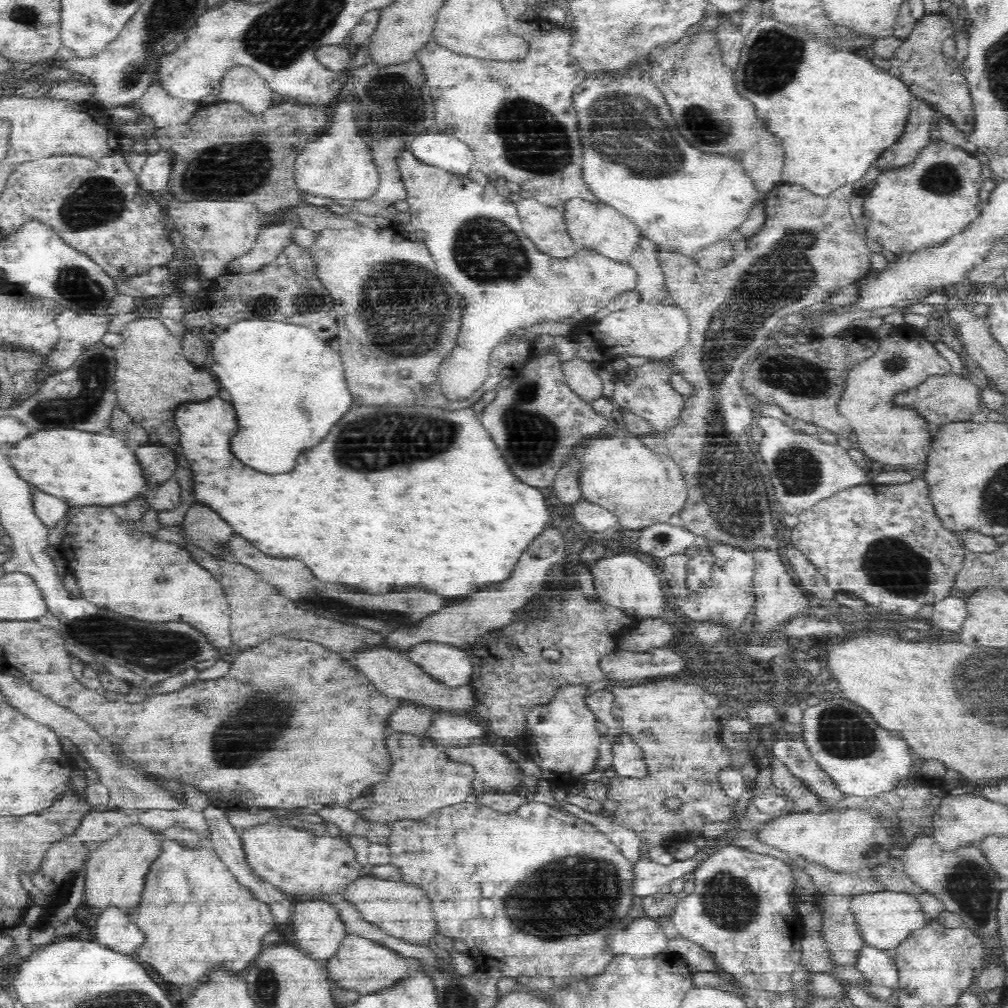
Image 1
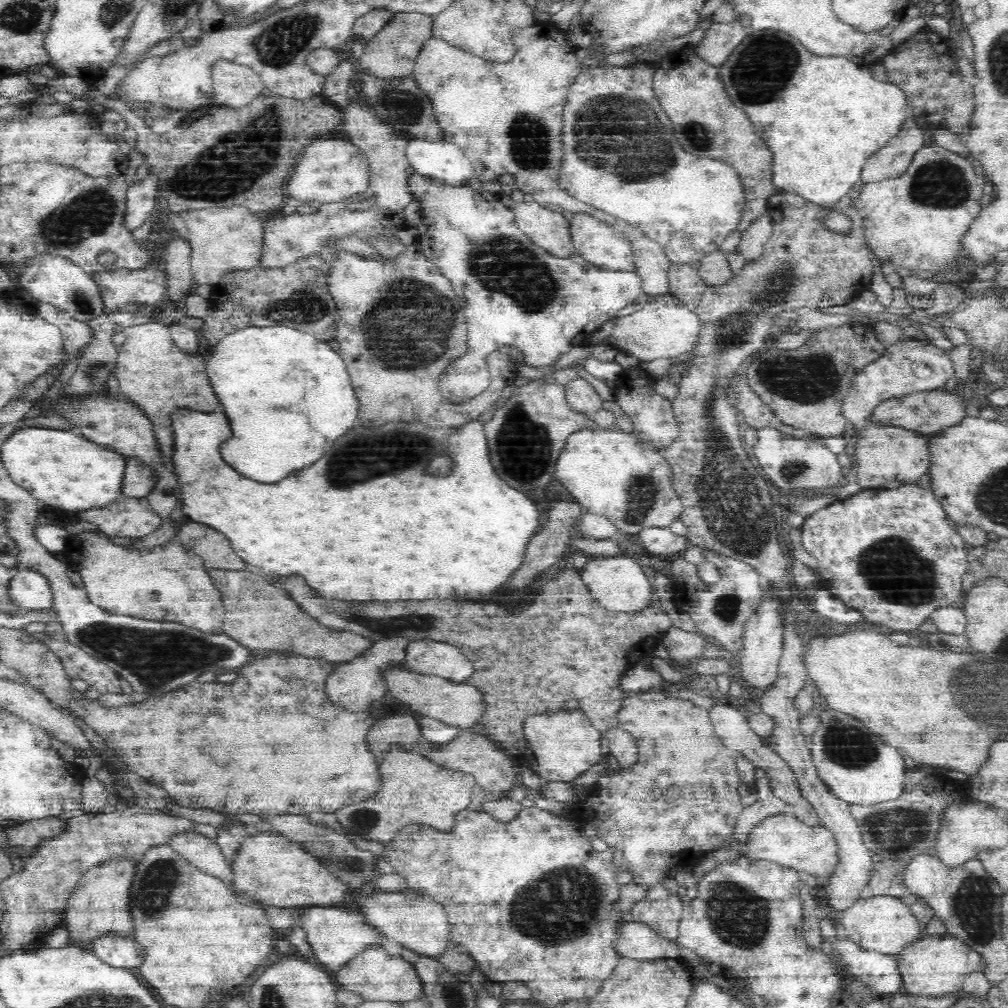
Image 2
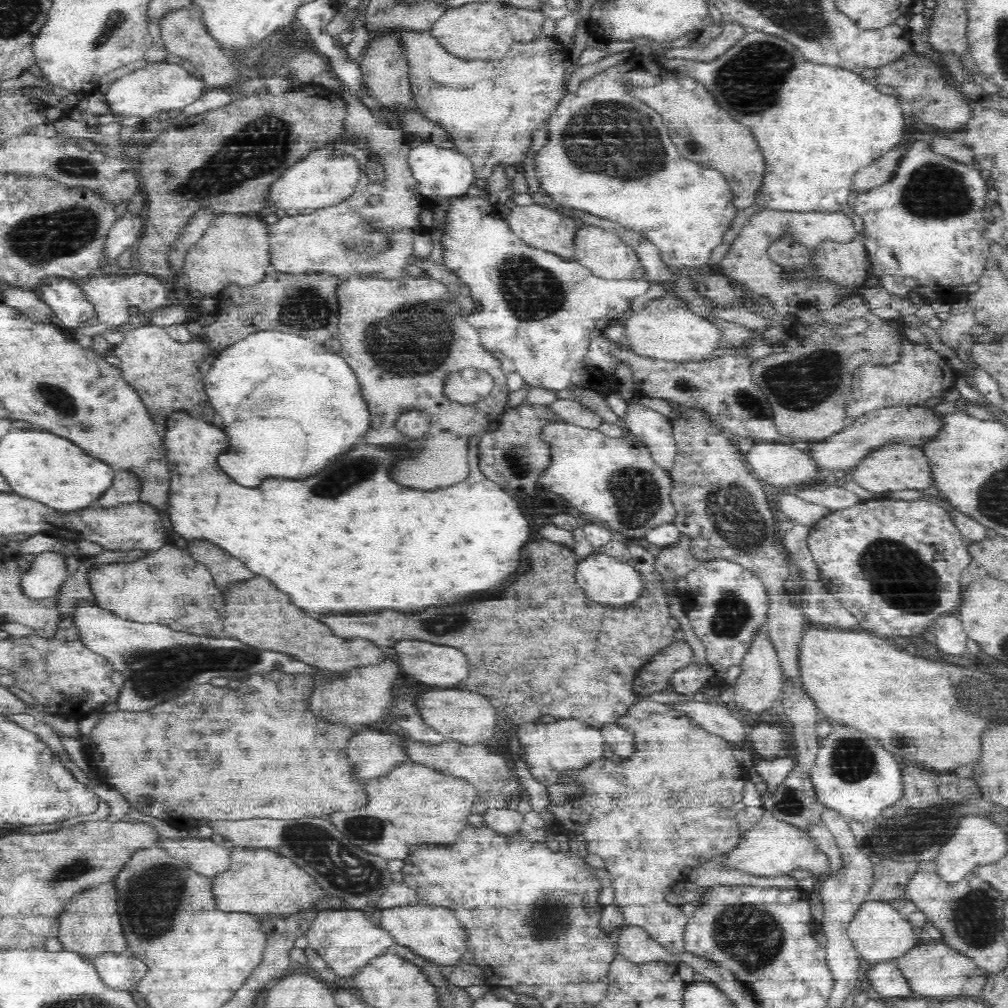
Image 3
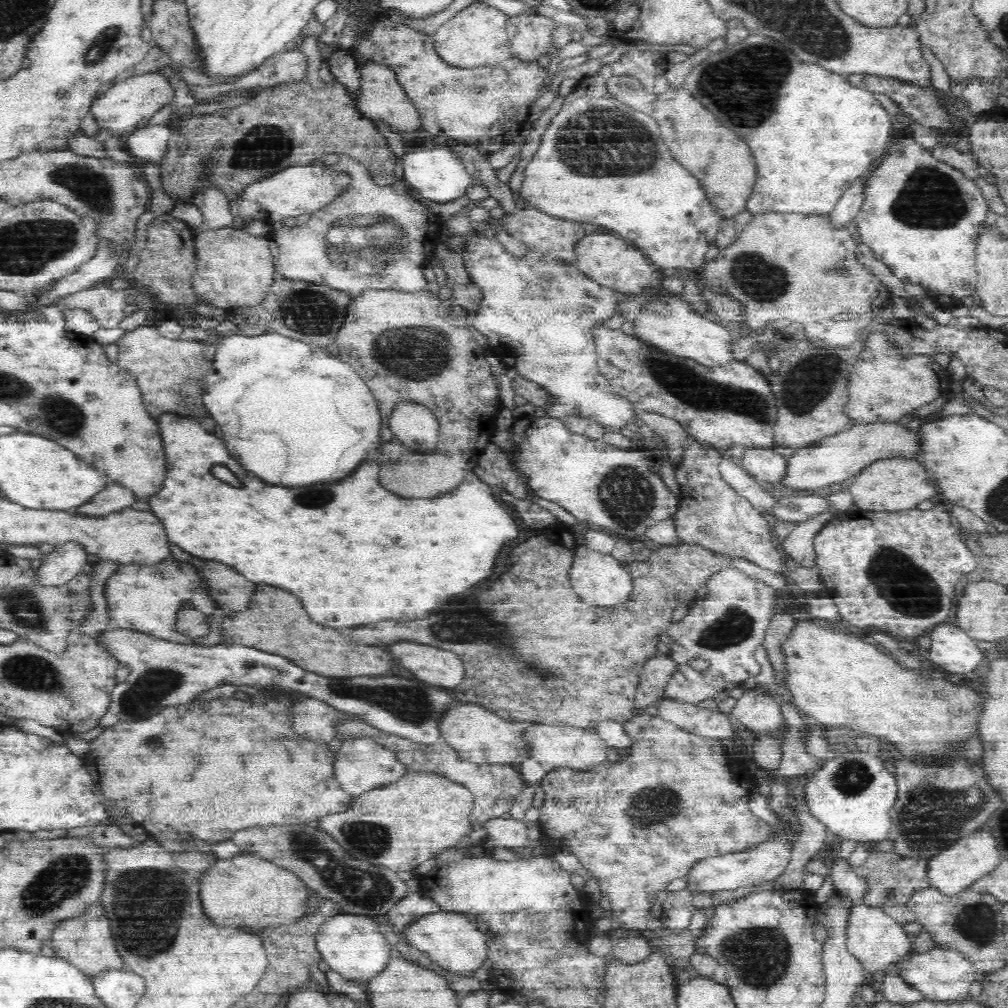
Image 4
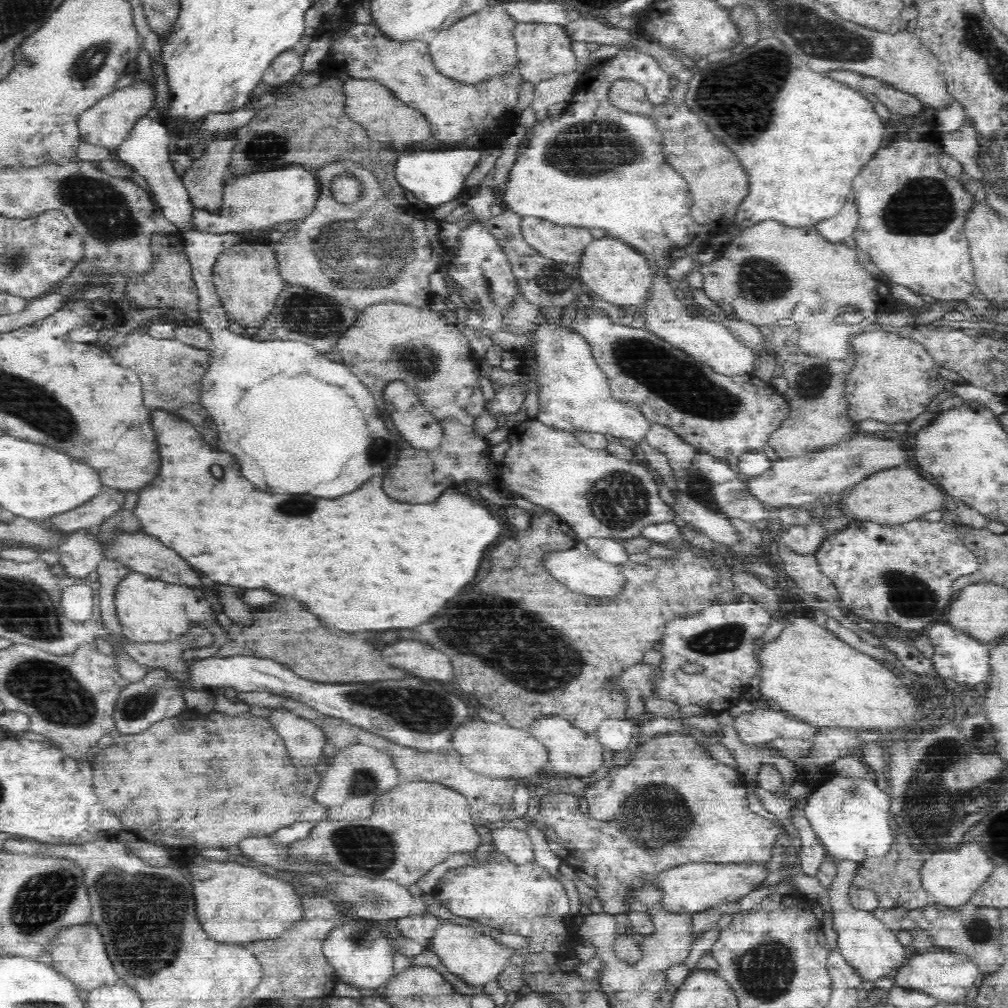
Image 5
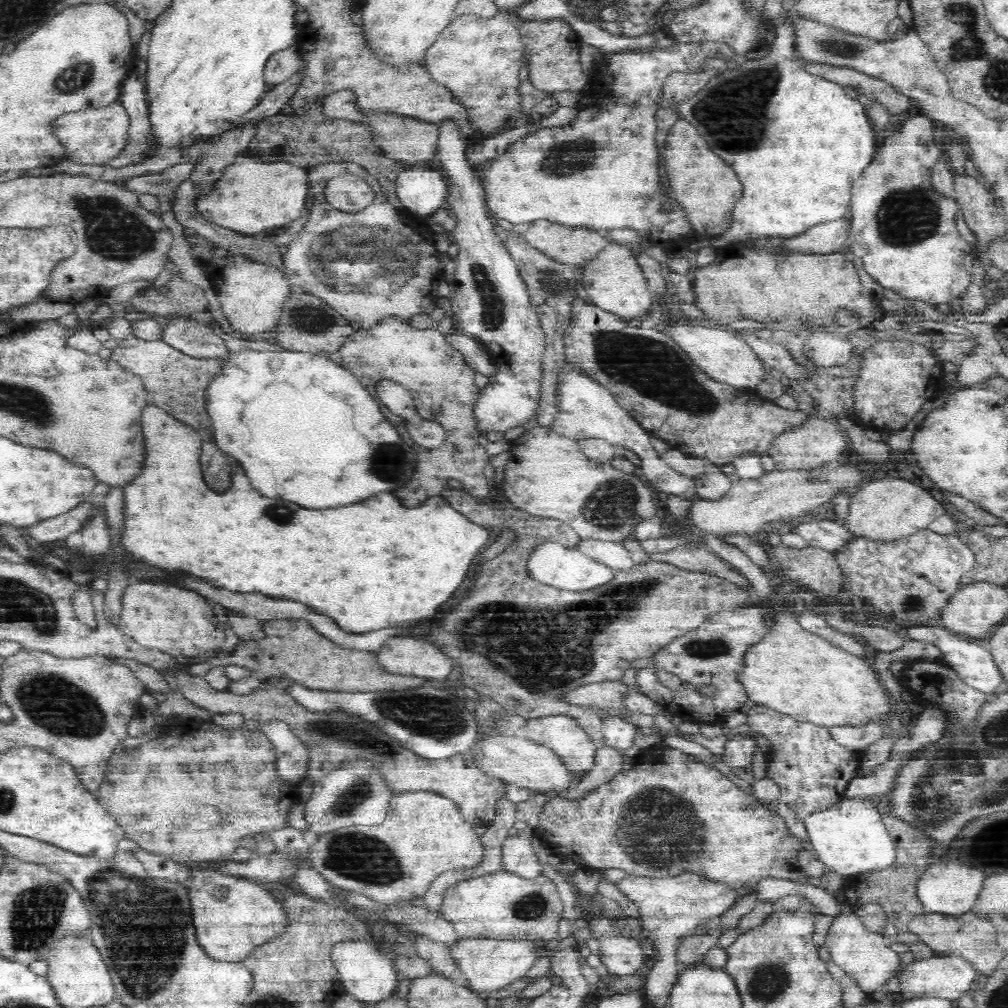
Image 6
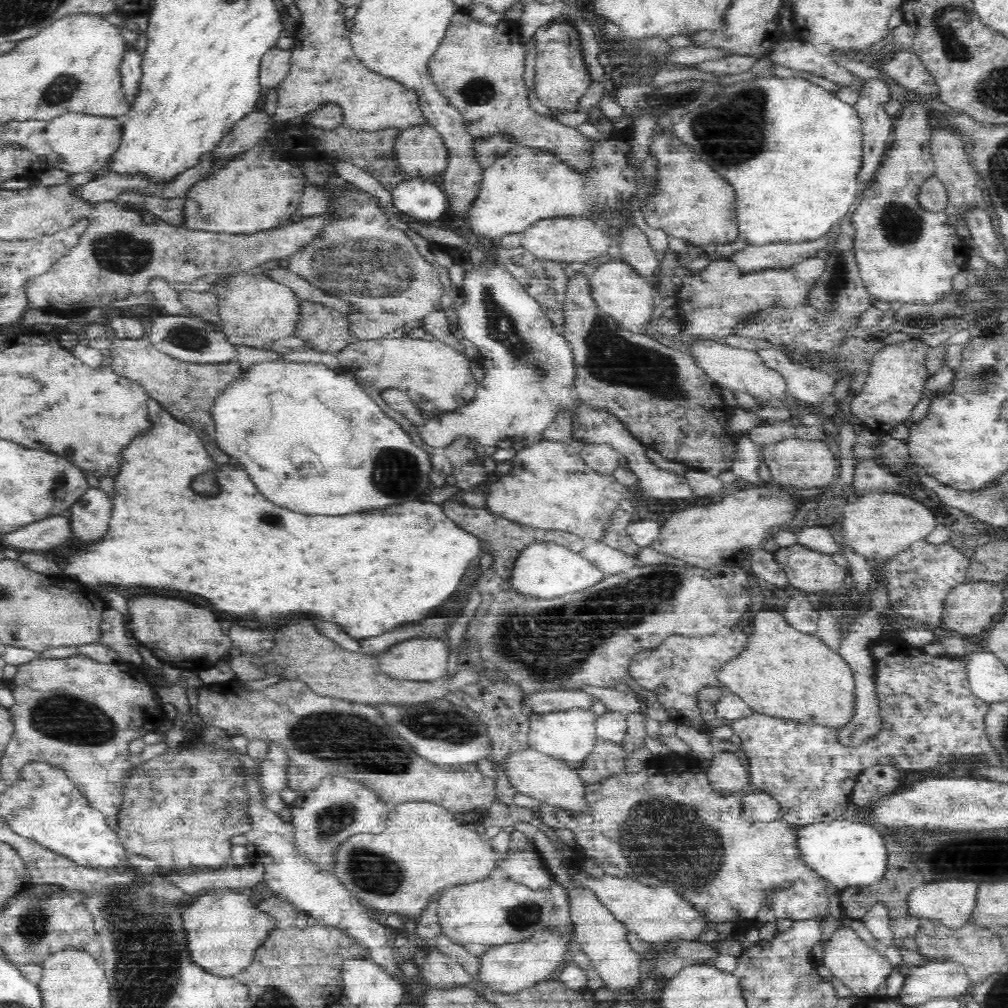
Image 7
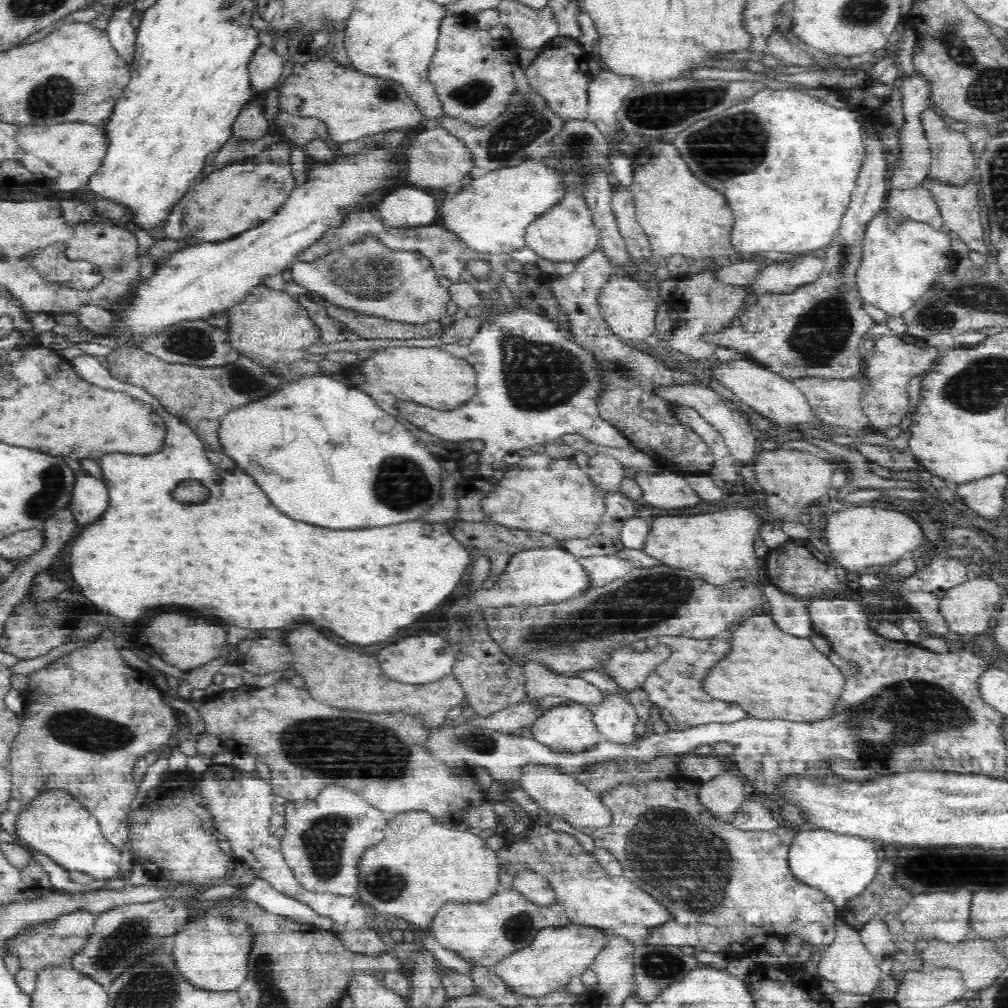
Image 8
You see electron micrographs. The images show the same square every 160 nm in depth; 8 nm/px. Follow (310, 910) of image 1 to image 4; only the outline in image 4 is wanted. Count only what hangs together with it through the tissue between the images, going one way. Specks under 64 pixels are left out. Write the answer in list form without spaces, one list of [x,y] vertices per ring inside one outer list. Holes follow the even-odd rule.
[[[337,912],[320,925],[314,942],[321,959],[345,979],[362,983],[376,976],[392,956],[388,936],[382,934],[371,917]]]

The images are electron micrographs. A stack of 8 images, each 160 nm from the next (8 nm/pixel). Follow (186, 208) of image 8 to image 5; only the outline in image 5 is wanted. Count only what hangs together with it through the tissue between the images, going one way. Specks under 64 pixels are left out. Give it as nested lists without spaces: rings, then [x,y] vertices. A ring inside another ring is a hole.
[[[290,165],[272,172],[229,176],[224,187],[223,209],[212,214],[204,209],[192,210],[190,227],[198,232],[224,234],[242,230],[266,232],[278,223],[296,223],[306,218],[320,198],[321,188],[315,172],[302,165]]]

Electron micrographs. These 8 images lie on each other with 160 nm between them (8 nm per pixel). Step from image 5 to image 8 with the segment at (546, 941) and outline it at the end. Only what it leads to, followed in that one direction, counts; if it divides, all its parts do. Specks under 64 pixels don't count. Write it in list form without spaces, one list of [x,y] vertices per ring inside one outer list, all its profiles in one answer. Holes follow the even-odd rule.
[[[512,888],[496,890],[484,900],[446,900],[427,930],[444,948],[454,949],[467,962],[479,962],[492,968],[509,953],[528,946],[540,929],[570,924],[572,922],[557,898],[552,904],[536,904]]]

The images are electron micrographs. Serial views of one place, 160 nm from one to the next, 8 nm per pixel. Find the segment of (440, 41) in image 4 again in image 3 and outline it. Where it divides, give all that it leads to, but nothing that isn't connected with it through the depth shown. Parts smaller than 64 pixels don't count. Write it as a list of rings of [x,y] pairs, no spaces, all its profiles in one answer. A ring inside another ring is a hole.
[[[500,2],[469,3],[447,9],[425,32],[436,37],[444,48],[460,58],[482,60],[503,59],[512,48],[515,38],[508,30],[505,19],[507,6]]]

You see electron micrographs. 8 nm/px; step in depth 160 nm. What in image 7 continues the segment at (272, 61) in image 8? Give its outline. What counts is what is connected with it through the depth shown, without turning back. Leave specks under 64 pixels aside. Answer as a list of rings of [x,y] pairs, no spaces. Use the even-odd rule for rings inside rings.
[[[273,48],[263,56],[260,67],[260,82],[265,89],[276,87],[288,76],[292,68],[291,49]]]

